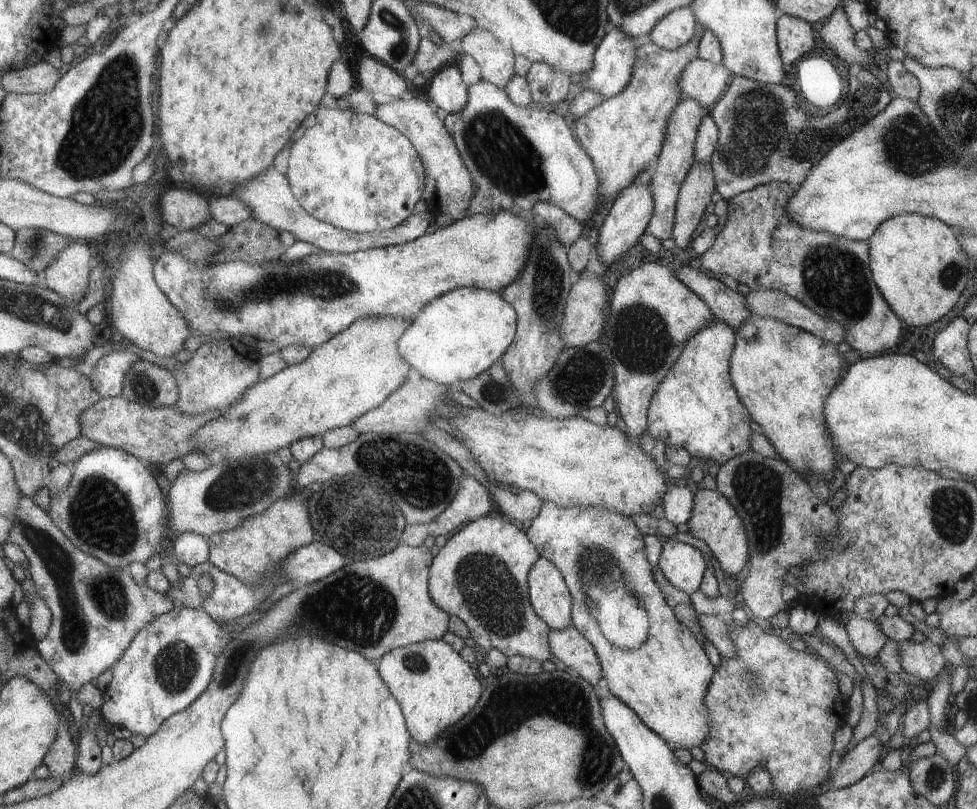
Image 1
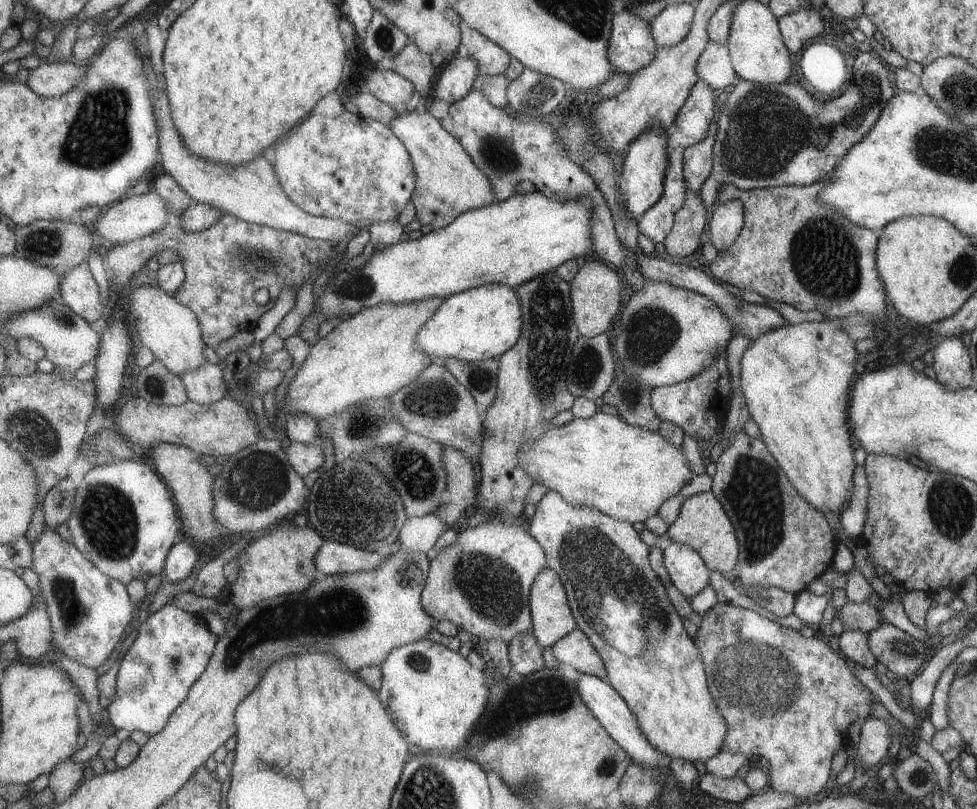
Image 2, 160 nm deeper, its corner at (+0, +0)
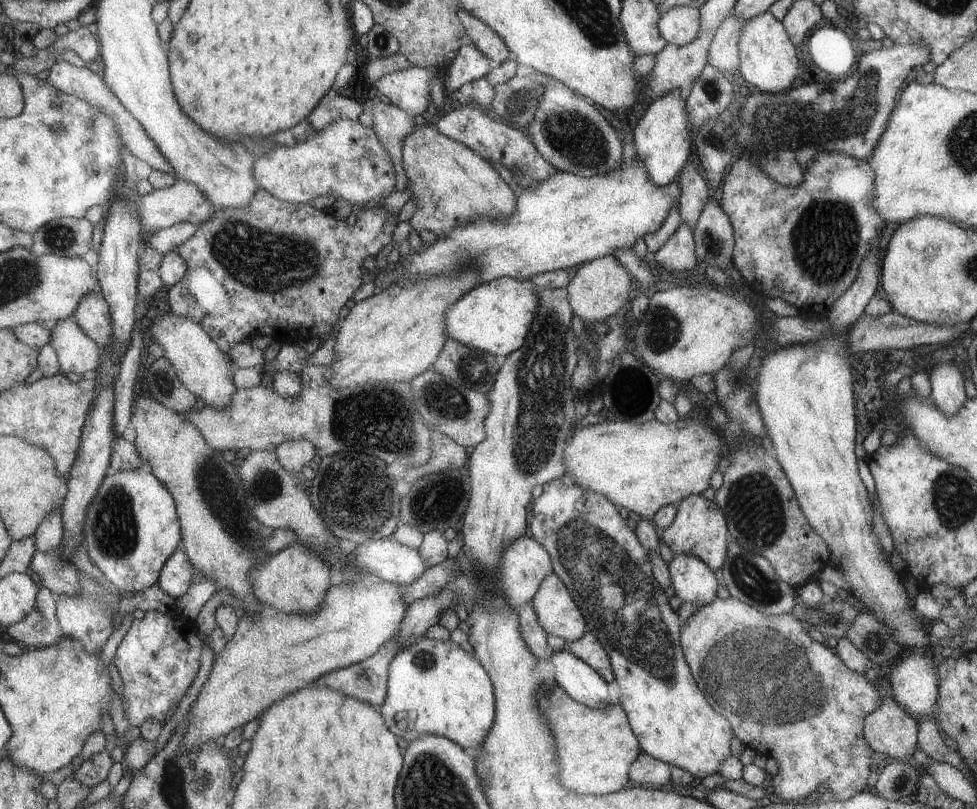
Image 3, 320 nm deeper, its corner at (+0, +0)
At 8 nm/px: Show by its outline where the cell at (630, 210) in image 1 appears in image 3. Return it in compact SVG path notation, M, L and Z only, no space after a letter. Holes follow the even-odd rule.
M673 89L653 99L634 127L631 146L627 146L630 154L646 166L650 179L659 186L665 186L675 178L682 166L688 162L692 133L688 127L684 91Z

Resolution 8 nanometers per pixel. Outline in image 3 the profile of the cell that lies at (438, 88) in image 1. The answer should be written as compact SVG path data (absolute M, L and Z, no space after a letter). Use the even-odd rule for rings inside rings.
M470 41L456 50L450 65L444 70L447 76L445 88L447 92L453 92L467 82L477 80L485 76L491 69L488 58Z

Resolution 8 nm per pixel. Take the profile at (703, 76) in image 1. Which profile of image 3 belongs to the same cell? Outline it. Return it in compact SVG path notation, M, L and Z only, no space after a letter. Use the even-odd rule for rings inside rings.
M727 16L715 34L708 50L708 62L724 75L730 76L737 71L740 61L738 48L742 27L746 24L743 17Z

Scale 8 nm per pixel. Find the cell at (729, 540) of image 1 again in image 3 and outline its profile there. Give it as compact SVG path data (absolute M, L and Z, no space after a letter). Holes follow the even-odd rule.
M691 495L678 502L678 512L674 521L660 529L658 538L673 553L688 554L702 560L711 570L716 570L725 561L726 546L729 541L729 526L722 510L714 501L706 500L701 495Z

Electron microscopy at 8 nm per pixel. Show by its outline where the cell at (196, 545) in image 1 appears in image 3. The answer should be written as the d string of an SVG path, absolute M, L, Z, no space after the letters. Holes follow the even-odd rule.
M183 549L174 550L172 556L162 566L157 584L164 594L177 600L190 588L193 567Z

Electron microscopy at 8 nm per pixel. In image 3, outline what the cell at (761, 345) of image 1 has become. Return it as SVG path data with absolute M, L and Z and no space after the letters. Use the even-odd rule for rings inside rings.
M877 235L866 252L866 257L863 257L861 268L853 284L828 310L826 319L830 322L830 330L824 338L800 345L787 345L781 347L778 352L767 355L753 380L757 386L754 397L766 428L767 446L789 479L802 513L806 515L806 521L826 542L831 551L831 563L834 563L835 569L841 572L845 582L849 584L850 590L845 595L855 601L861 609L873 615L877 621L881 621L900 649L897 660L889 664L888 684L891 698L909 716L926 720L930 718L935 696L938 696L935 668L931 662L931 652L927 650L931 646L929 634L913 614L903 584L899 582L895 570L889 565L889 558L886 559L883 555L877 538L871 534L873 512L867 500L865 486L857 474L857 460L853 449L855 448L855 440L853 440L855 410L851 398L851 372L847 364L849 353L846 352L846 328L863 314L867 302L879 292L876 255L879 250L877 247L879 238L880 236Z

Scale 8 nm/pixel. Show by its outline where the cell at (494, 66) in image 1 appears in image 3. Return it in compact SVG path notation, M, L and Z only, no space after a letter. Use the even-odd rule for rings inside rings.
M458 10L458 17L467 29L468 40L473 43L489 60L500 64L508 58L509 50L503 38L487 23L473 16L469 10Z

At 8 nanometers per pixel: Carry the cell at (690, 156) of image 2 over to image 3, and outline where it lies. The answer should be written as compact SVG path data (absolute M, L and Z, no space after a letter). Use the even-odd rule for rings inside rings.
M690 162L683 165L682 170L678 172L678 181L682 190L678 215L681 222L687 223L693 230L697 217L702 213L704 204L710 197L711 186L701 178L697 168Z

